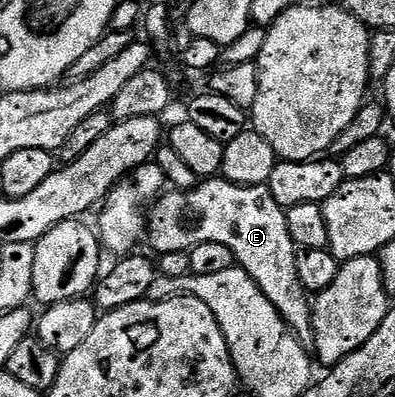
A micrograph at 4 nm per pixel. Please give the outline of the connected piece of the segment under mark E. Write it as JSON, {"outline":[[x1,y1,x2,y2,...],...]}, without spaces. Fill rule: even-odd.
{"outline":[[206,177,189,189,167,190,158,195,149,208,149,241,159,256,177,251,189,252,196,245,205,243,224,244,233,253,235,264,247,271,268,301,276,305,302,346,313,348,312,303,296,273,299,248,294,246,292,233,288,233,286,211,276,197,272,197,269,186,249,187,230,183,221,177]]}

